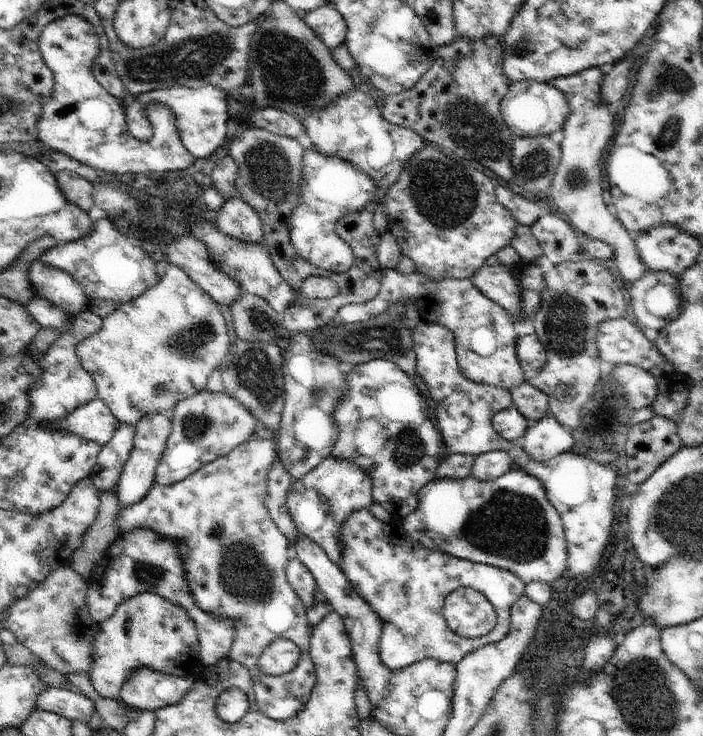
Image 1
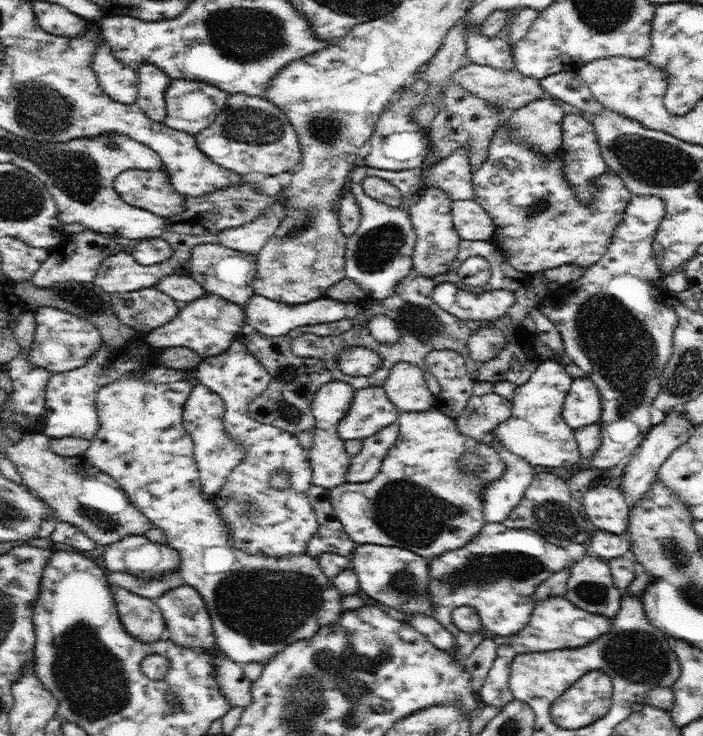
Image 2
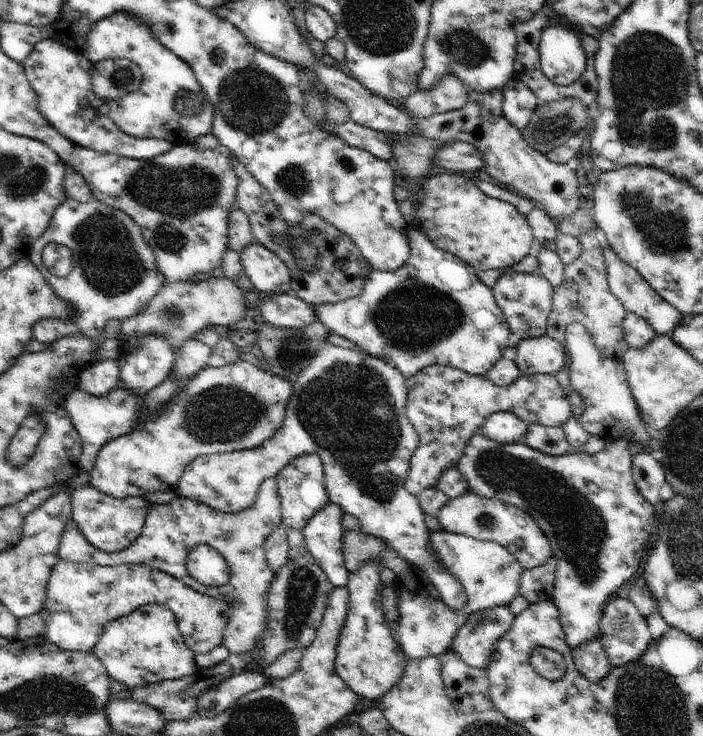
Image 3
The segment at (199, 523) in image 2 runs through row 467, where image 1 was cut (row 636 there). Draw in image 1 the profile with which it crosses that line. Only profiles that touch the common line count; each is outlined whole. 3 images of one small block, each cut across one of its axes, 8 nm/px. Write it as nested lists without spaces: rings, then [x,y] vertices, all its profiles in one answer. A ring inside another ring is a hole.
[[[151,592],[138,594],[121,602],[114,614],[107,618],[106,622],[100,623],[100,630],[96,640],[92,642],[92,648],[94,650],[92,650],[92,670],[90,670],[89,679],[94,690],[105,699],[118,700],[128,676],[140,668],[150,668],[160,675],[185,677],[195,676],[202,667],[198,632],[188,612]]]

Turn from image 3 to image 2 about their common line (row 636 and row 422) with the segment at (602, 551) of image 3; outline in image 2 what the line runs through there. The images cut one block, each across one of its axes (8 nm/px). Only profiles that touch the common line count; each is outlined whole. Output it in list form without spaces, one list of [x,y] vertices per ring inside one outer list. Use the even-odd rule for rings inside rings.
[[[586,376],[573,378],[561,411],[566,424],[576,430],[592,423],[598,423],[601,414],[601,396],[594,381]]]

